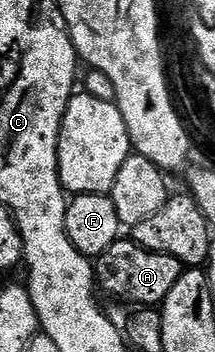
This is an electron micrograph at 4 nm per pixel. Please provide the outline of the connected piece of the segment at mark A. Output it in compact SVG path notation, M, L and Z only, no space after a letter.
M120 239L115 241L94 262L95 279L100 290L103 289L111 297L119 301L128 301L131 307L159 307L177 287L177 279L185 272L185 267L173 255L161 255L157 251L149 251L136 241Z

